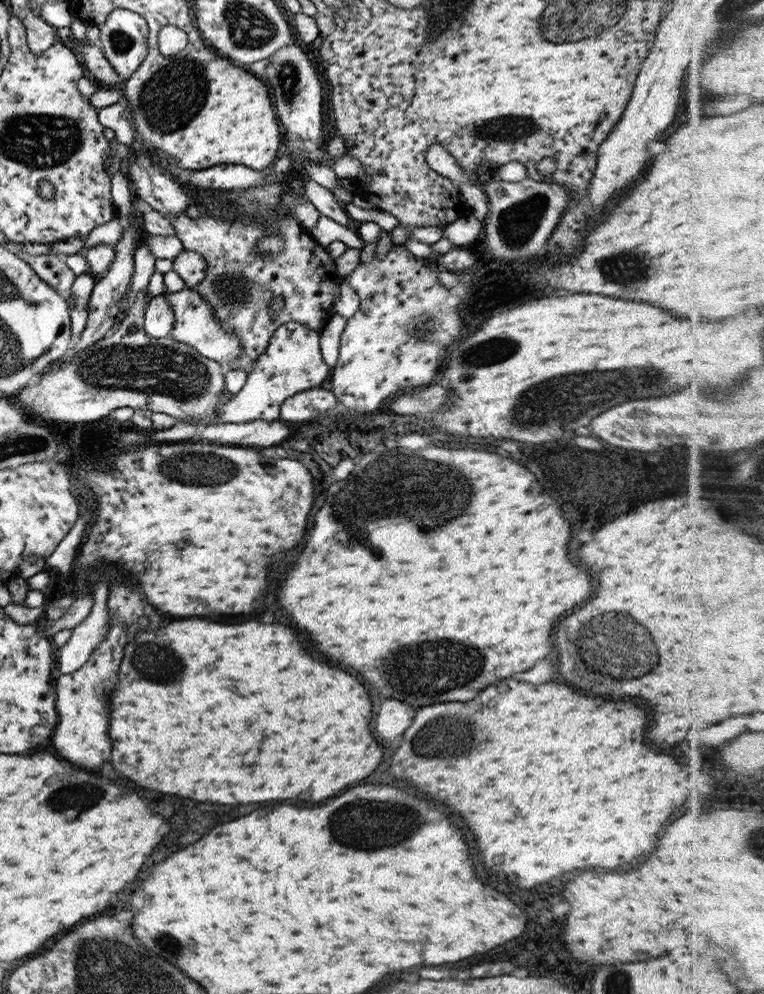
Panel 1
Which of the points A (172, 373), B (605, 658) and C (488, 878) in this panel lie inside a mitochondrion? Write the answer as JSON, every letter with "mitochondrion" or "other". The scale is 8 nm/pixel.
{"A":"mitochondrion","B":"mitochondrion","C":"other"}

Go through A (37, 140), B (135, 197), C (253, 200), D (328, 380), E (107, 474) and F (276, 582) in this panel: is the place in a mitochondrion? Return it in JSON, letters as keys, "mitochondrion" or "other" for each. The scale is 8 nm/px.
{"A":"mitochondrion","B":"other","C":"mitochondrion","D":"other","E":"other","F":"other"}

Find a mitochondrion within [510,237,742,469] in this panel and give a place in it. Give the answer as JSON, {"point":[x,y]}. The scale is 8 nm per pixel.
{"point":[635,270]}

